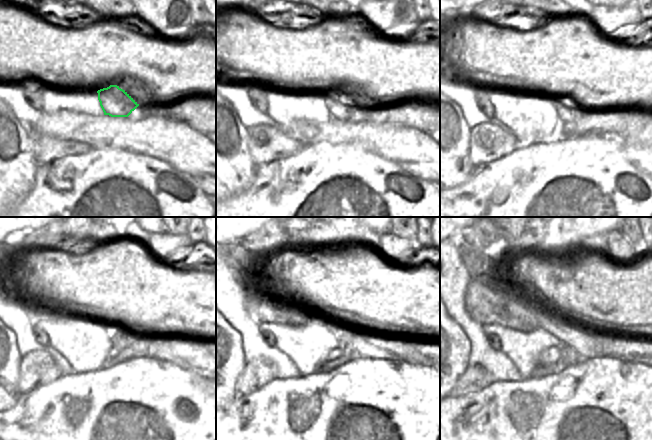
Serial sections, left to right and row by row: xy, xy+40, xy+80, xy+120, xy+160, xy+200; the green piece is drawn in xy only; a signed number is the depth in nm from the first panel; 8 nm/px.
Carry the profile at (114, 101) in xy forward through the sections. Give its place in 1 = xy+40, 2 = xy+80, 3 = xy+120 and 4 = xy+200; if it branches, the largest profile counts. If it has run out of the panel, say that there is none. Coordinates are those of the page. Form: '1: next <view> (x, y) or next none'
1: next xy+40 (341, 107)
2: next xy+80 (569, 114)
3: next xy+120 (122, 349)
4: next xy+200 (568, 357)

